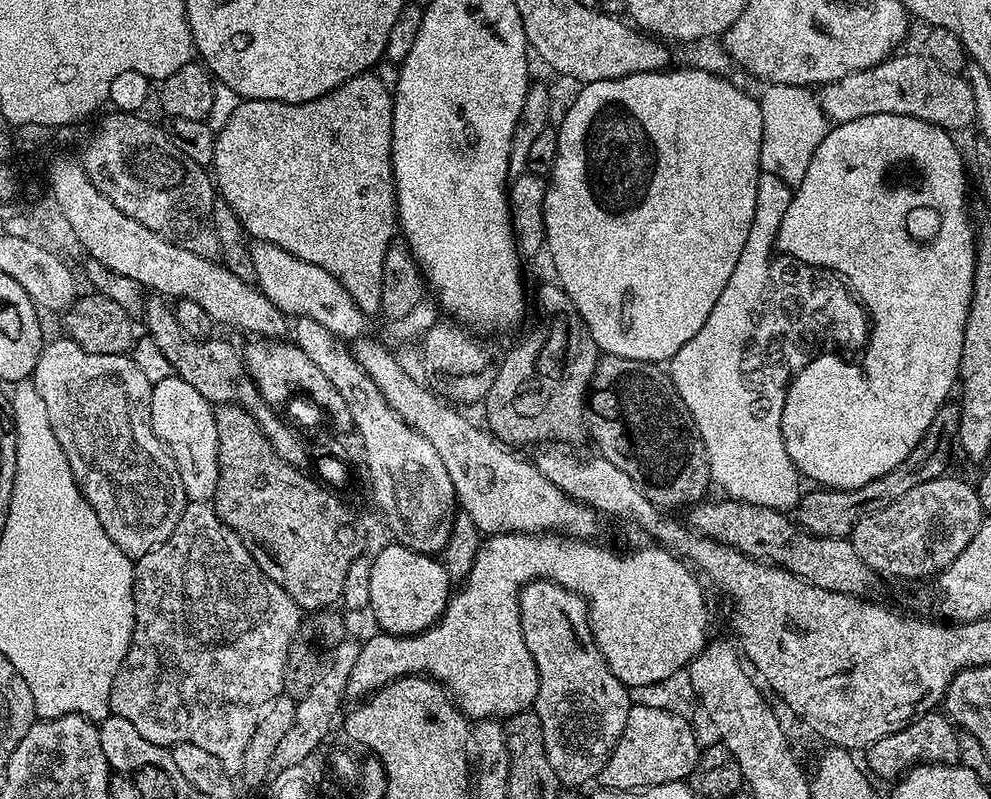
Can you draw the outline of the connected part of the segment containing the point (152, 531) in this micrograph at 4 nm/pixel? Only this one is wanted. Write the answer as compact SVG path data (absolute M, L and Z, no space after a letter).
M49 339L45 343L30 377L42 402L46 402L50 426L54 426L54 438L58 438L58 446L68 448L67 456L72 456L70 464L76 464L74 478L80 476L80 480L84 480L84 464L92 464L92 468L96 468L92 476L108 476L108 480L116 484L116 500L120 500L124 516L128 516L132 524L140 524L140 532L144 532L144 540L140 540L140 544L151 550L148 544L158 545L170 538L186 503L182 478L178 478L178 466L152 429L152 384L146 374L138 370L131 355L90 354L82 350L78 342L59 339Z

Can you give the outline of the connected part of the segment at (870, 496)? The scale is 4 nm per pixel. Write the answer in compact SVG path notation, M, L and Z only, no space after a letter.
M949 402L942 405L934 422L926 430L924 437L902 458L902 462L894 470L890 470L882 478L874 482L866 482L866 486L855 488L852 492L842 492L839 490L812 490L805 491L801 495L799 504L794 509L794 519L801 528L807 532L812 532L816 536L829 536L835 540L842 540L851 537L852 531L870 514L878 510L886 510L902 494L907 494L909 490L914 490L922 482L930 482L934 478L945 475L949 471L948 463L952 460L952 448L957 443L959 434L959 403Z

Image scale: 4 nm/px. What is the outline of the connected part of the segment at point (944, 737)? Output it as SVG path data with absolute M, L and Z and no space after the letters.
M933 710L919 716L913 724L907 724L898 734L878 738L867 748L866 768L873 777L895 782L918 764L956 764L960 758L958 750L958 729L943 711Z

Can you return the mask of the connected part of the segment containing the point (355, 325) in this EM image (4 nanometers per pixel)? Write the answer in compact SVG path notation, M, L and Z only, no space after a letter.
M255 241L251 258L256 268L258 287L280 312L291 317L313 318L341 340L361 339L367 332L369 317L350 298L349 291L328 270L306 262L273 243Z

